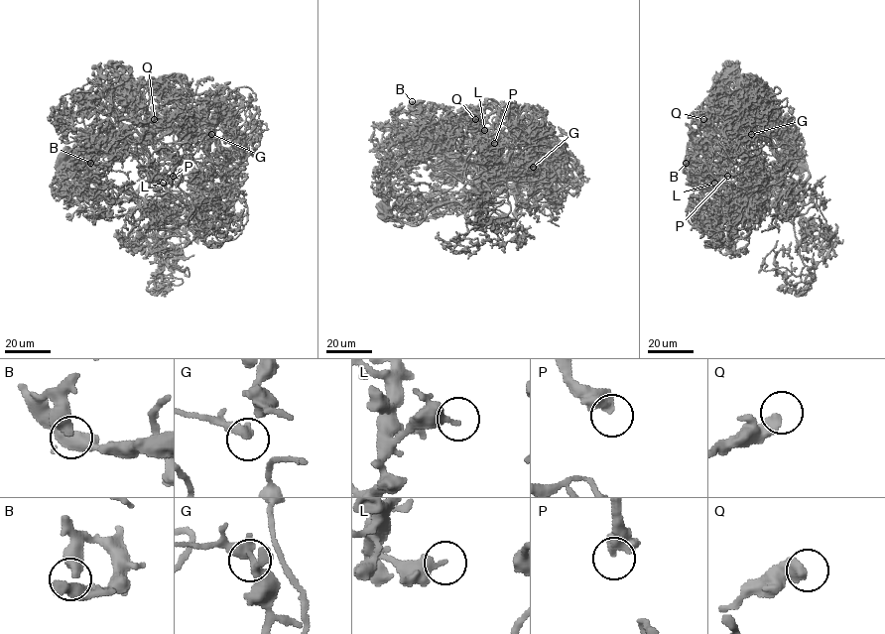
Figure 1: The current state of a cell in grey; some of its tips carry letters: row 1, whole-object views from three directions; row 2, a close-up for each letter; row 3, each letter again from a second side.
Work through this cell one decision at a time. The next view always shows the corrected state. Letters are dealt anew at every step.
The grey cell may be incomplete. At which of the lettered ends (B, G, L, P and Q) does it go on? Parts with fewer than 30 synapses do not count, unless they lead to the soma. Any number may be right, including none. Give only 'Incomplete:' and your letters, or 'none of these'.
Incomplete: none of these

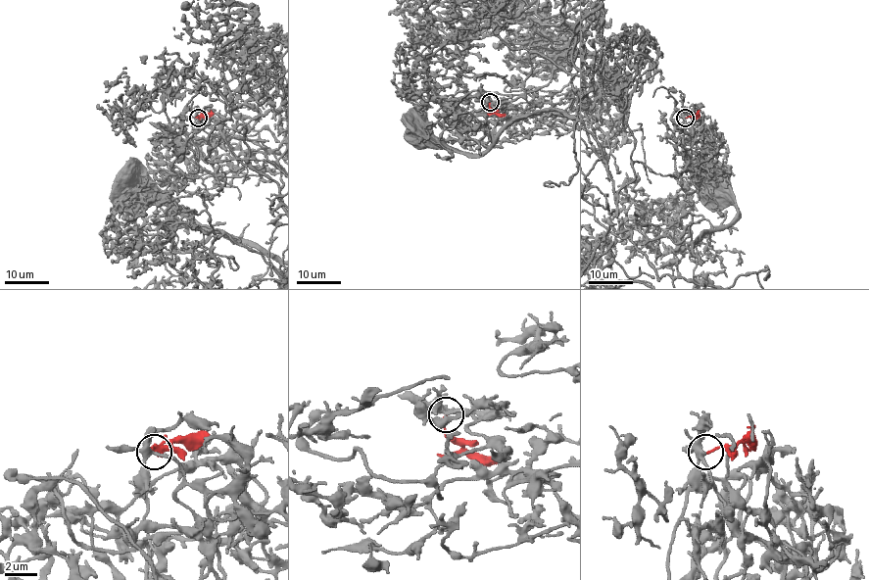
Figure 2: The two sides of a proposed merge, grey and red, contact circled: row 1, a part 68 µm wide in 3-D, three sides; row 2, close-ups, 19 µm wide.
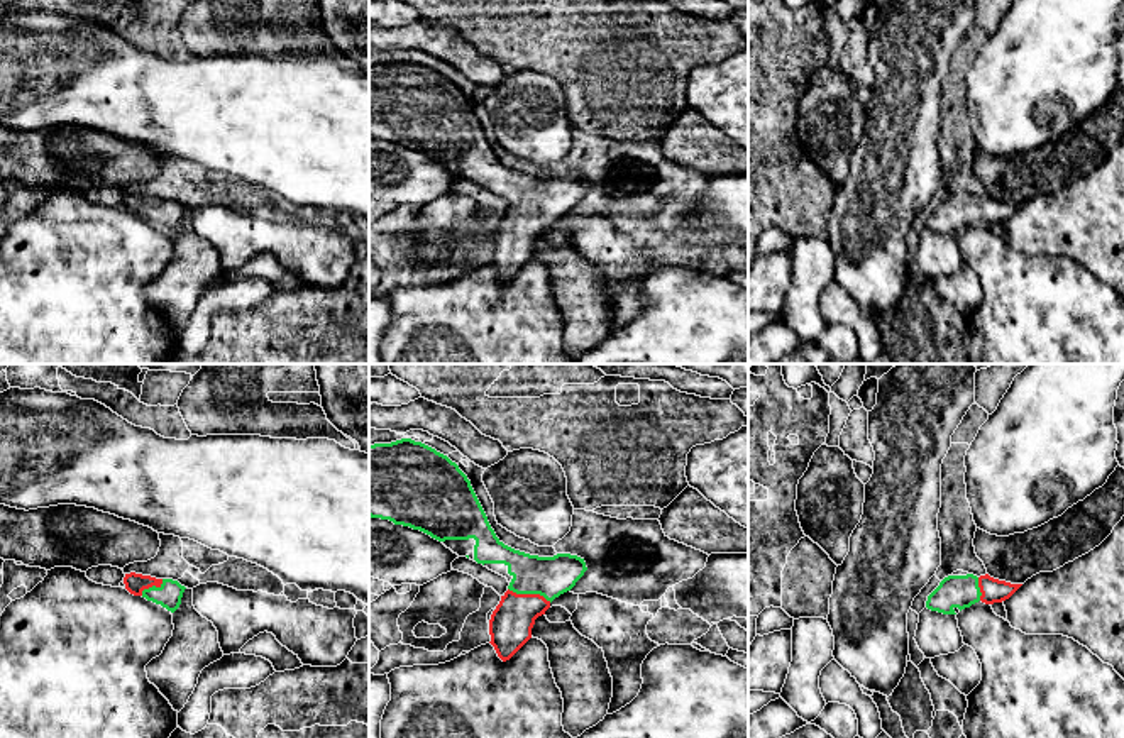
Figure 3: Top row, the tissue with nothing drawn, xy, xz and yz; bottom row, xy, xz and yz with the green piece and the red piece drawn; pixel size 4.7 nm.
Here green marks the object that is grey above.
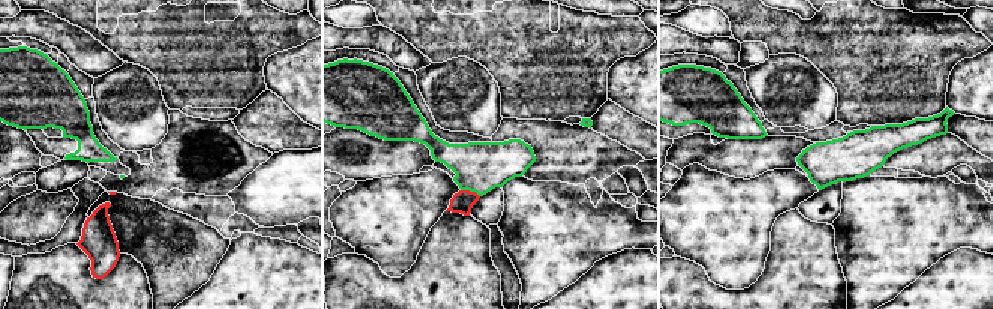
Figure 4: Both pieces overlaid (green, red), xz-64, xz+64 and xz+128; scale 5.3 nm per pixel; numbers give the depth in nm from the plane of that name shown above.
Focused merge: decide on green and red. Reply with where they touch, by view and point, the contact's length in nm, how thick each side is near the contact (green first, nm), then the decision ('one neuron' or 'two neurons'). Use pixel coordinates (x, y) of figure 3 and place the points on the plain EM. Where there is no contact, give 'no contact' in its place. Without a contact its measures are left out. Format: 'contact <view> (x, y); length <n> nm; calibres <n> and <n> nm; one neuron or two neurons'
contact xz (530, 214); length 220 nm; calibres 190 and 200 nm; one neuron

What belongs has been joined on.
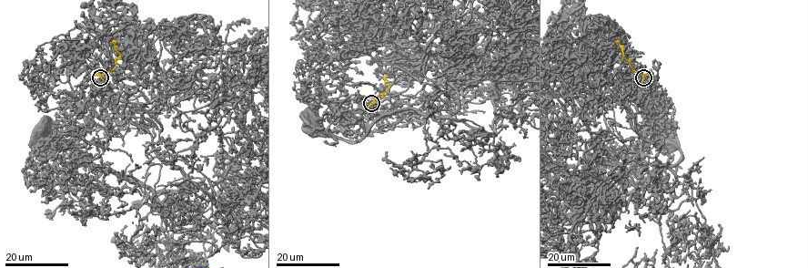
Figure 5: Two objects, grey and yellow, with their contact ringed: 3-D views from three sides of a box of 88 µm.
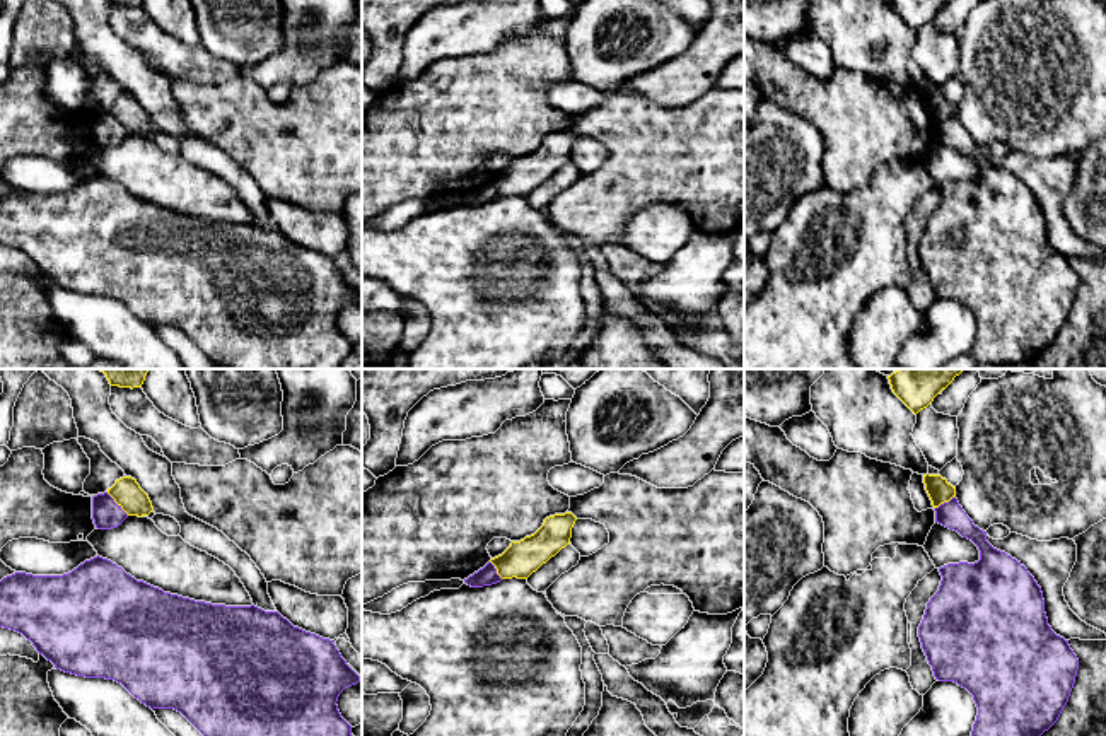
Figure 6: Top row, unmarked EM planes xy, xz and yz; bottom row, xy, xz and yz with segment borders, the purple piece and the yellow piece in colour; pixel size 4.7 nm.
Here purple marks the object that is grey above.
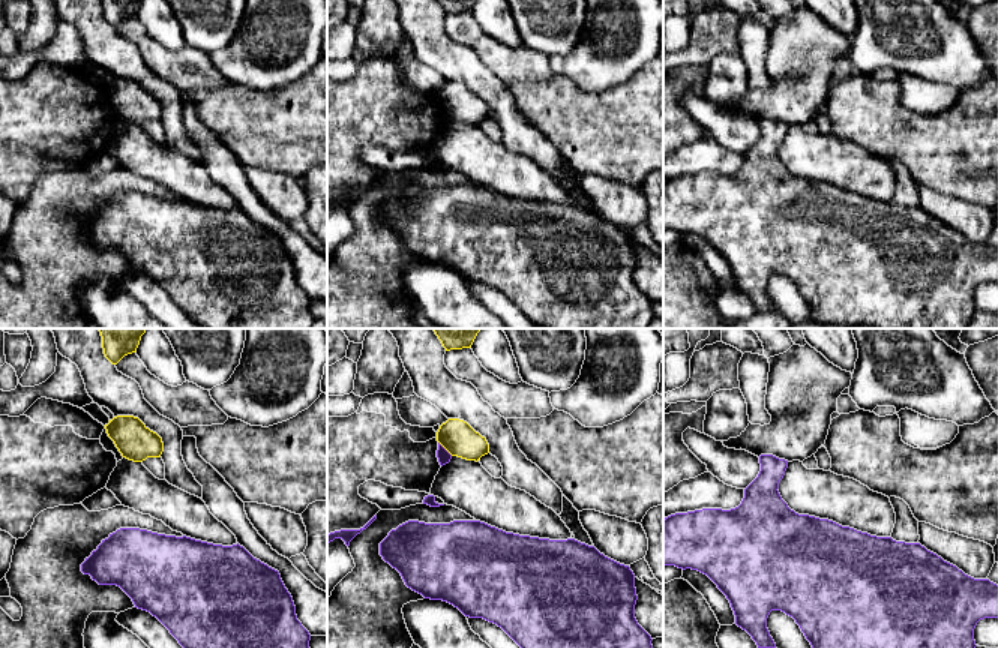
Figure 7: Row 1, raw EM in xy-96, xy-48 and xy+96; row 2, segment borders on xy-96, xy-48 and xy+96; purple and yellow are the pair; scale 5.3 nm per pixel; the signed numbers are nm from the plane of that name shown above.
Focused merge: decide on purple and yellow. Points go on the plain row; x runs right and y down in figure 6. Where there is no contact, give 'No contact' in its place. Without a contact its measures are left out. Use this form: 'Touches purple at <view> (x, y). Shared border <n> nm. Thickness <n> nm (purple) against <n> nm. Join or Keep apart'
Touches purple at xy (116, 122). Shared border 160 nm. Thickness 140 nm (purple) against 140 nm. Keep apart

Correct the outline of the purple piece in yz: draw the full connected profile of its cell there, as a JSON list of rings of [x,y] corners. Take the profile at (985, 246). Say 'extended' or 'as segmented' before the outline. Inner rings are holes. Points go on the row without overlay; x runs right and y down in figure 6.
as segmented | [[[956,114],[934,128],[935,140],[978,164],[980,178],[939,186],[939,208],[927,220],[918,244],[922,266],[935,297],[954,299],[973,313],[978,333],[971,355],[980,365],[1031,362],[1058,338],[1074,306],[1079,277],[1068,258],[1048,242],[1041,205],[1027,186],[993,166],[987,149],[973,142]]]

